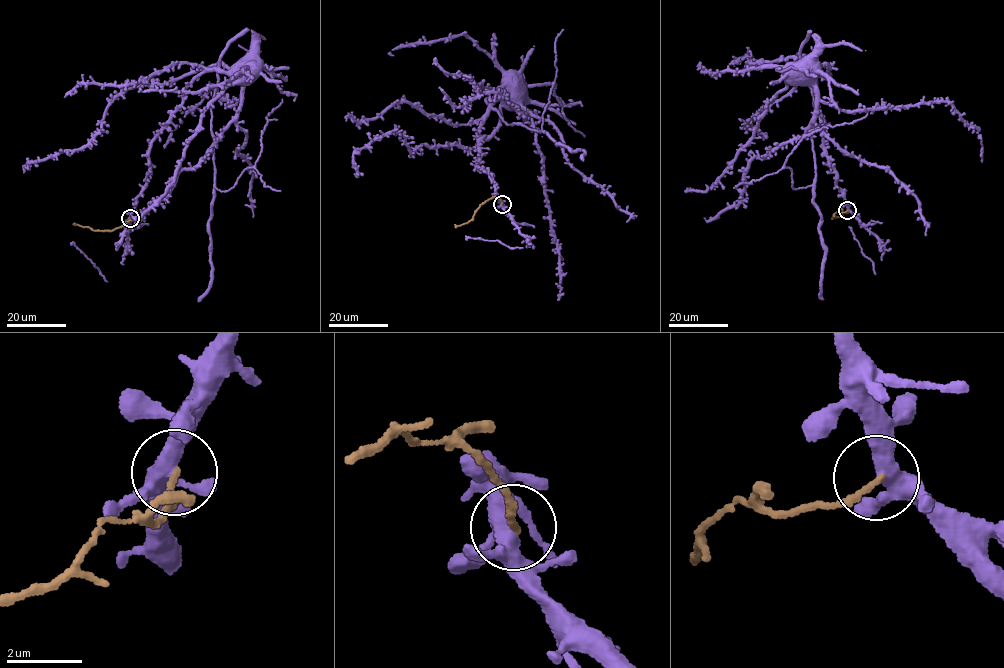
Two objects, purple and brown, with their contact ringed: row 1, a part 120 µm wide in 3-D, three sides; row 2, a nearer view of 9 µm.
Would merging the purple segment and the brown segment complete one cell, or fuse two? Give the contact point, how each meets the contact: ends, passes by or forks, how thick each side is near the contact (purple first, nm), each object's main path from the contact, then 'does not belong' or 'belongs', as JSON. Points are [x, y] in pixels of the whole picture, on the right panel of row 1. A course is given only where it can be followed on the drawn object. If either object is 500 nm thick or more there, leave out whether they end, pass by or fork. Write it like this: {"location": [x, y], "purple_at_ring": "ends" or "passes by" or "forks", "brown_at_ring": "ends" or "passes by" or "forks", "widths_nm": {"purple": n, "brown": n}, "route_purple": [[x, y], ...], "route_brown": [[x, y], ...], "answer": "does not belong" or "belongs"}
{"location": [847, 210], "purple_at_ring": "forks", "brown_at_ring": "ends", "widths_nm": {"purple": 400, "brown": 170}, "route_purple": [[848, 210], [823, 146], [825, 127], [815, 98], [816, 78], [808, 68], [786, 74], [784, 78], [788, 77]], "route_brown": [[847, 210], [836, 212], [832, 218], [841, 216], [842, 207]], "answer": "does not belong"}

